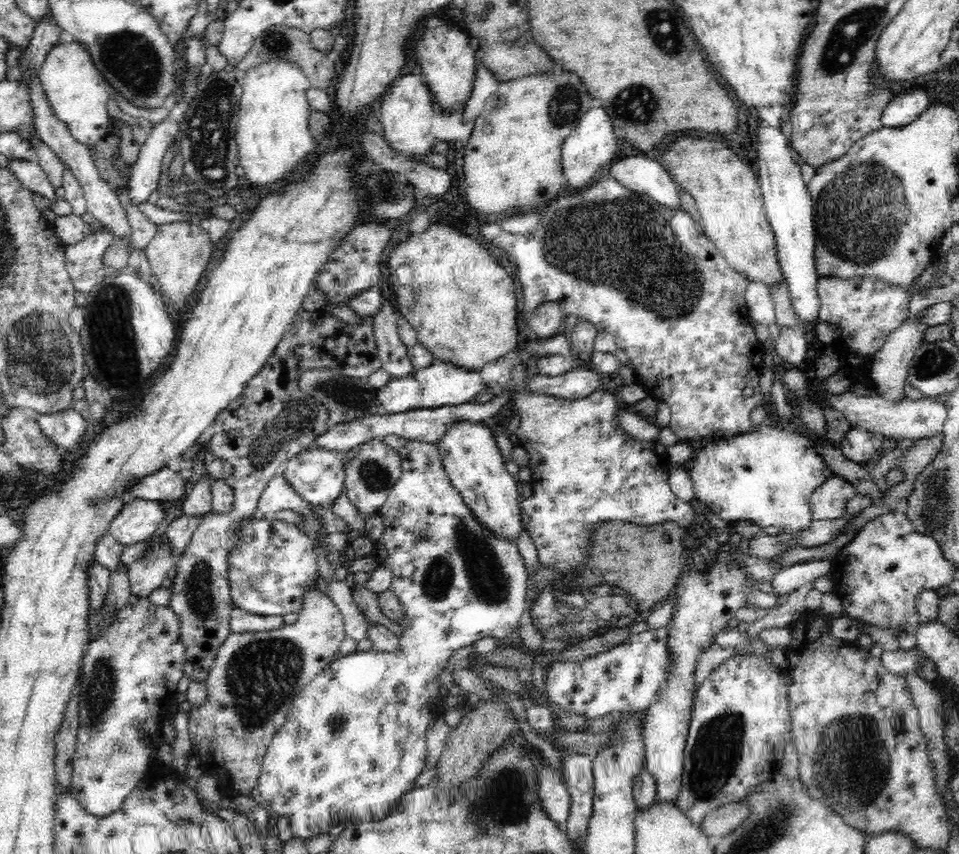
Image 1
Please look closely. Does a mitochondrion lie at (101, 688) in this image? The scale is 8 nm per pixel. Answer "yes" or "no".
yes

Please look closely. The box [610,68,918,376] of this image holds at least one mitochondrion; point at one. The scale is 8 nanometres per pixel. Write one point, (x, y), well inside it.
(860, 214)

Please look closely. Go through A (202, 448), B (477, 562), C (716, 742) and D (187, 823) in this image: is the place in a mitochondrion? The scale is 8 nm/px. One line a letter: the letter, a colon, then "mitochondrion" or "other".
A: other
B: mitochondrion
C: mitochondrion
D: mitochondrion

